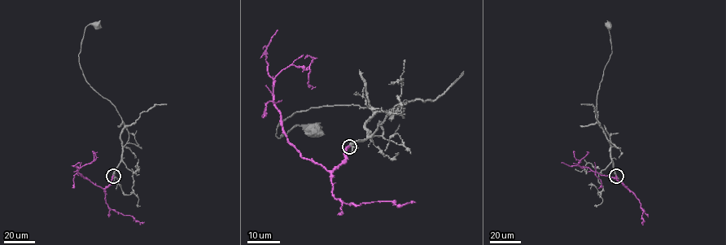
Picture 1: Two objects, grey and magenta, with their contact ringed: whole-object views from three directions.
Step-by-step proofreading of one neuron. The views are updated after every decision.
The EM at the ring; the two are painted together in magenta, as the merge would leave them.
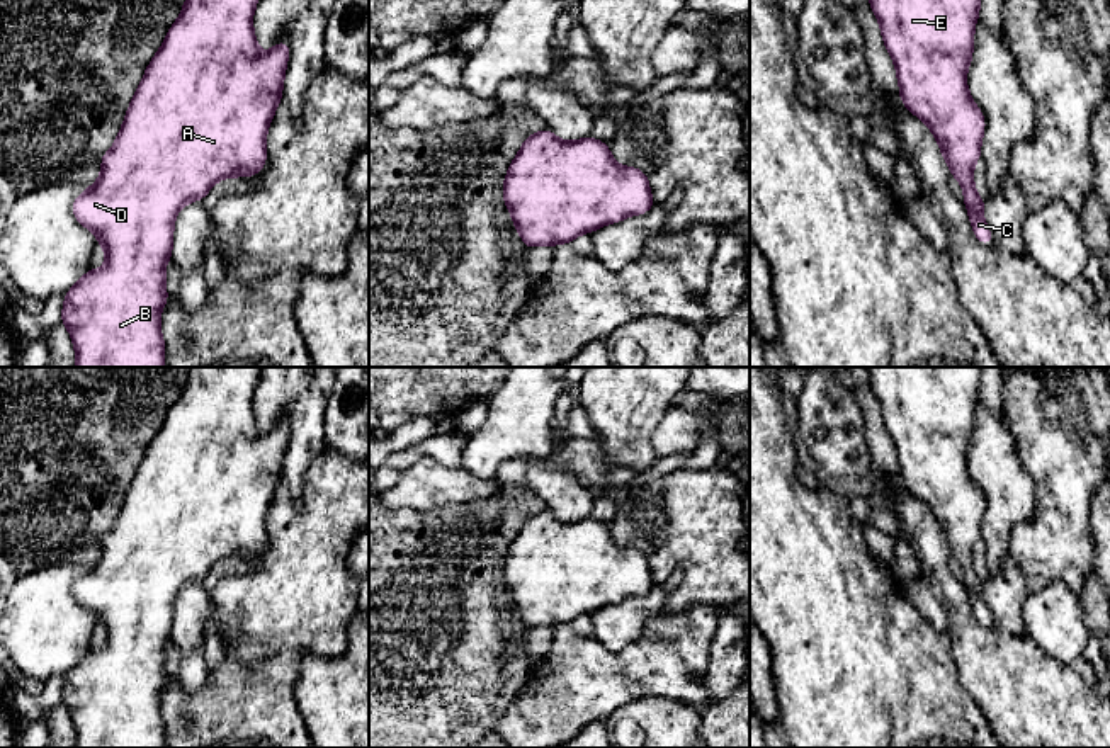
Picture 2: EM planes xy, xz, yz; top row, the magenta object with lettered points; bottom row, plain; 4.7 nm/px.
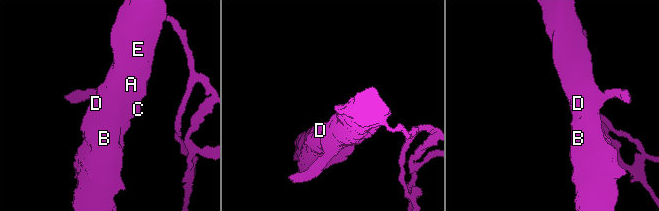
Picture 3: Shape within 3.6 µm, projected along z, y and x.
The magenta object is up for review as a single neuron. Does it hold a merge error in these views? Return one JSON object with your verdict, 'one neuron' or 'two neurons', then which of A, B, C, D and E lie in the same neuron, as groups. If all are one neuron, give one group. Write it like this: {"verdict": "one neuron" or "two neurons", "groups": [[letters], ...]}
{"verdict": "one neuron", "groups": [["A", "B", "C", "D", "E"]]}

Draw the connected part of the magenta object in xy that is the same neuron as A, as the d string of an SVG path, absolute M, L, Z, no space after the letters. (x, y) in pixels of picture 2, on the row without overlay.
M189 367L189 376L182 393L175 405L168 410L160 432L150 442L129 484L127 495L124 496L124 503L114 527L100 539L102 551L99 561L87 568L73 581L71 590L75 600L95 614L97 626L104 627L107 634L105 646L100 651L88 648L87 654L65 673L61 704L68 709L75 726L75 748L165 748L165 722L160 711L160 697L170 677L165 668L165 646L172 639L175 597L184 585L202 581L209 570L221 559L253 558L267 542L265 517L275 490L282 481L282 464L286 457L286 445L289 442L289 423L279 422L270 432L258 432L252 398L257 389L260 371L262 367Z

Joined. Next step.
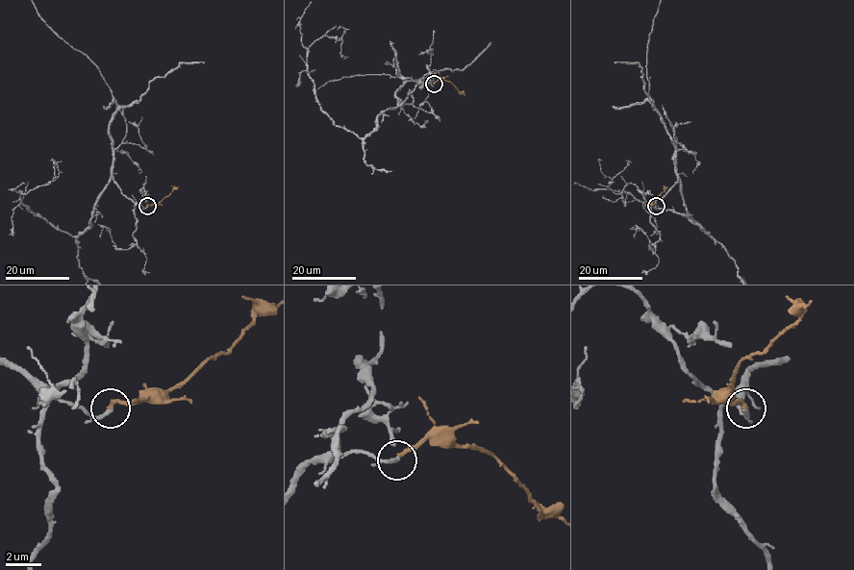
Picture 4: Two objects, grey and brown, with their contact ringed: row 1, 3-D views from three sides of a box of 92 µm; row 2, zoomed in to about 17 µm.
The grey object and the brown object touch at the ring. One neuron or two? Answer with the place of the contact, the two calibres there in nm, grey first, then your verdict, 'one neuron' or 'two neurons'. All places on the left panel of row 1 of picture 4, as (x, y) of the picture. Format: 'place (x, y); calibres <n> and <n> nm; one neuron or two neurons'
place (147, 206); calibres 170 and 260 nm; one neuron

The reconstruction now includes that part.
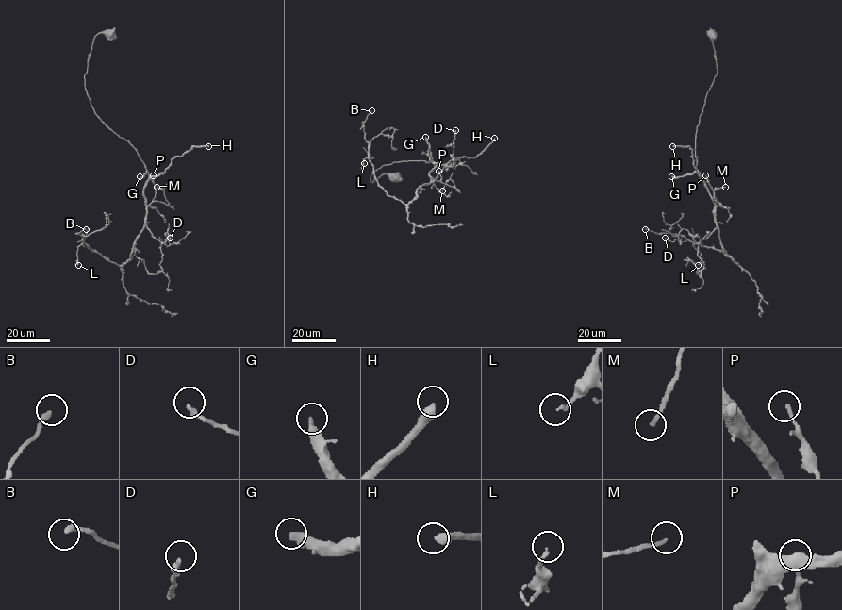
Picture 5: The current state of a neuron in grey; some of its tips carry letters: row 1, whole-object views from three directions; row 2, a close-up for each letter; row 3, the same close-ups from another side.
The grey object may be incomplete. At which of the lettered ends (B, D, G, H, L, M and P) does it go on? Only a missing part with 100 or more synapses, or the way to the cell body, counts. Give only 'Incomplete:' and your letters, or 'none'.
Incomplete: G, H

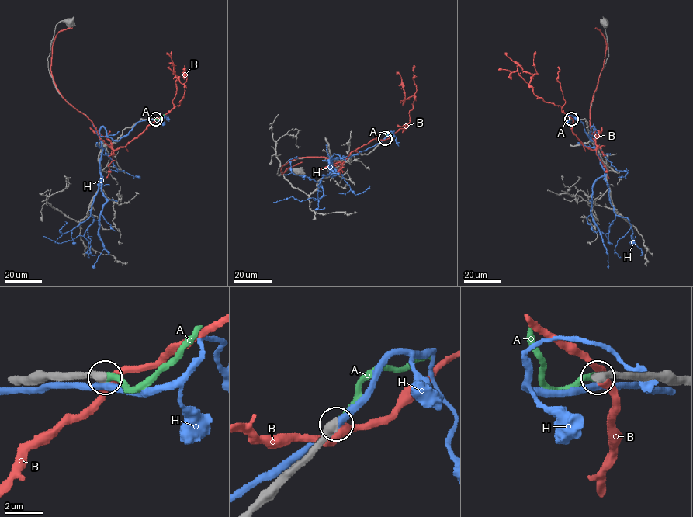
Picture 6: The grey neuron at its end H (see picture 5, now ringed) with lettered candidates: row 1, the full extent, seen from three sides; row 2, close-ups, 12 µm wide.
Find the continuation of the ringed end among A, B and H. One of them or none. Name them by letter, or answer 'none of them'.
A

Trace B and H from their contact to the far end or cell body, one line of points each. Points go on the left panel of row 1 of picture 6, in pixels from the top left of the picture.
B: (154, 119), (136, 137), (116, 150), (100, 138), (91, 122), (67, 102), (51, 73), (56, 35), (72, 28)
H: (154, 119), (139, 121), (118, 140), (100, 137), (101, 181), (84, 234), (60, 243), (43, 236)

